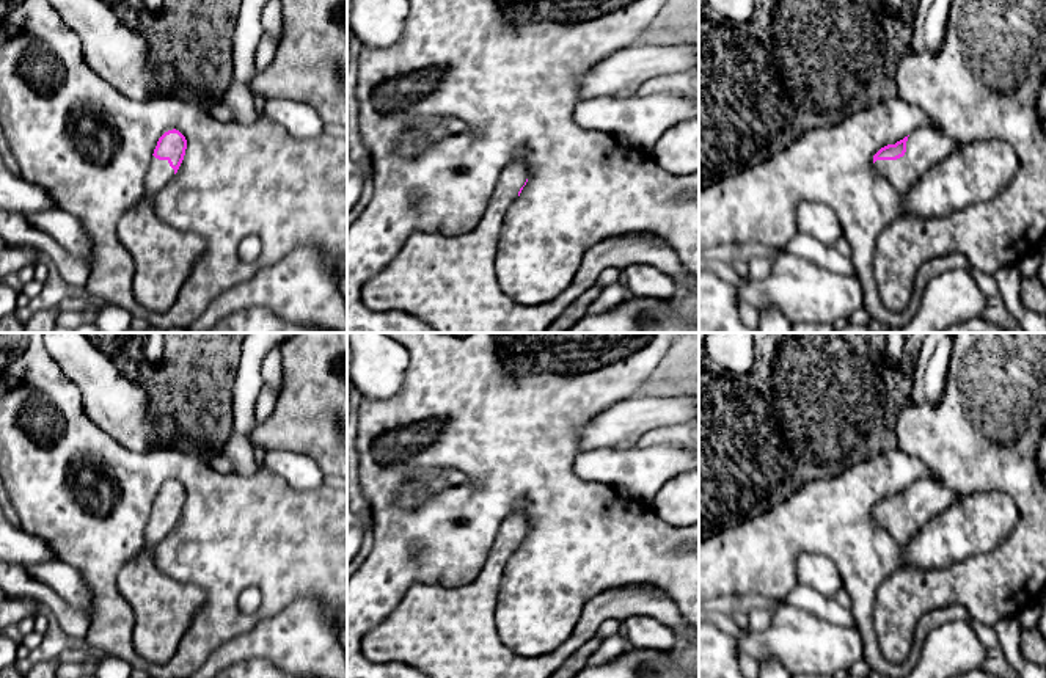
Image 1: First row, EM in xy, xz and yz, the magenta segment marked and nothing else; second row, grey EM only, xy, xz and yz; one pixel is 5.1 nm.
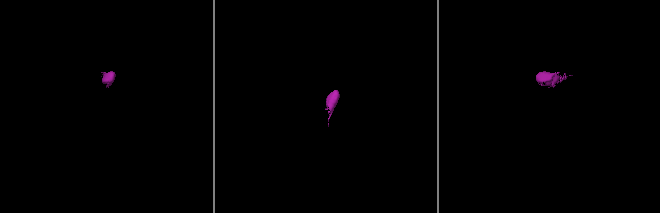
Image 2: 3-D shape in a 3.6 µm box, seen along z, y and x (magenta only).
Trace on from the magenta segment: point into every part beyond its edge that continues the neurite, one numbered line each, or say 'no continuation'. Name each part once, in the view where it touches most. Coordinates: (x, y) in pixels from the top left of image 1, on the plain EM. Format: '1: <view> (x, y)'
1: yz (982, 437)

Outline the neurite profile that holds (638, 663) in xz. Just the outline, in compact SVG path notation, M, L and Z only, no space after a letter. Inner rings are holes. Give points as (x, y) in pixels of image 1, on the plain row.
M683 645L667 653L633 648L603 665L586 665L573 678L699 678L699 669L688 664L689 653Z

